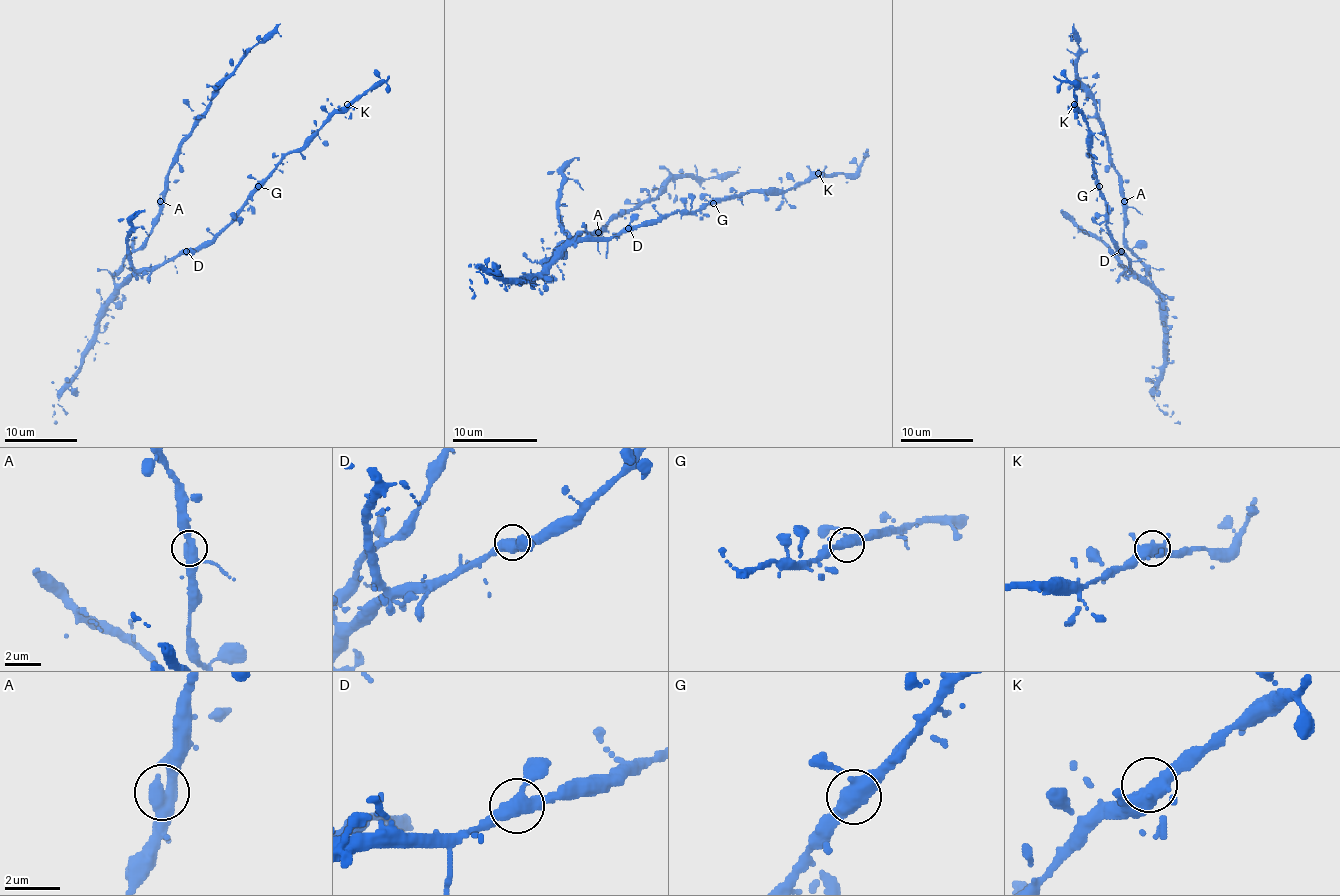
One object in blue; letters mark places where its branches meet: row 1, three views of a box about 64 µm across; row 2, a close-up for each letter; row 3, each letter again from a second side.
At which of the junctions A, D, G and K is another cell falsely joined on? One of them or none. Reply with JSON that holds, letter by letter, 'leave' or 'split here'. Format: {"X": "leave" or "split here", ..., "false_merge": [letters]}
{"A": "leave", "D": "leave", "G": "leave", "K": "leave", "false_merge": []}

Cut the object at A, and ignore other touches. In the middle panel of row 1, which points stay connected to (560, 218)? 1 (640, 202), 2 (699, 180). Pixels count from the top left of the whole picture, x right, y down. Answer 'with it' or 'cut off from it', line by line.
1: cut off from it
2: cut off from it

